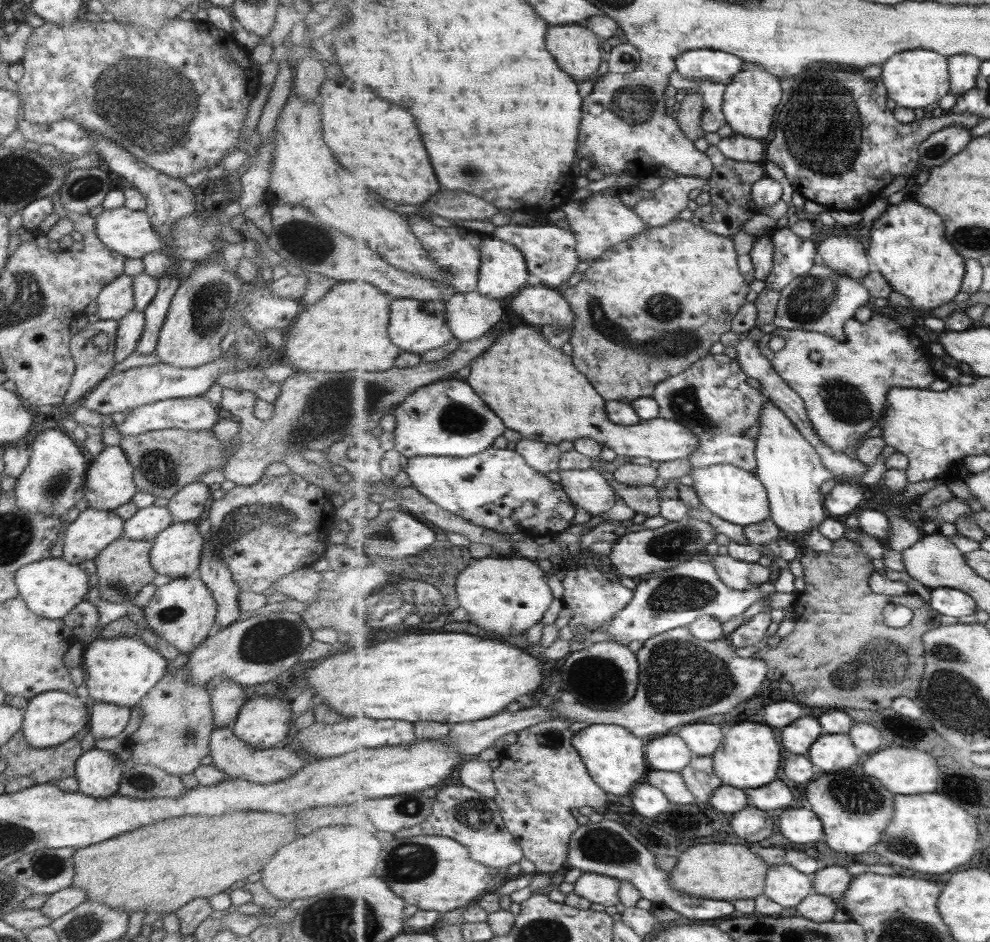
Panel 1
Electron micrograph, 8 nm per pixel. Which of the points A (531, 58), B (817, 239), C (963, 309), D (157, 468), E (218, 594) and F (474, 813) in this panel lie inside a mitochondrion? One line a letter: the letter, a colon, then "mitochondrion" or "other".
A: other
B: other
C: other
D: mitochondrion
E: other
F: mitochondrion

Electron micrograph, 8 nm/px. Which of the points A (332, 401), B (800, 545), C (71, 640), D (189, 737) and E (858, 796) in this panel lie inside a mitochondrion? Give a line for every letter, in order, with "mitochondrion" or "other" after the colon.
A: mitochondrion
B: other
C: other
D: mitochondrion
E: mitochondrion

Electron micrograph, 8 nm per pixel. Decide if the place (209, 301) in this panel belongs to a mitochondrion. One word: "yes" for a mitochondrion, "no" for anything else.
yes

